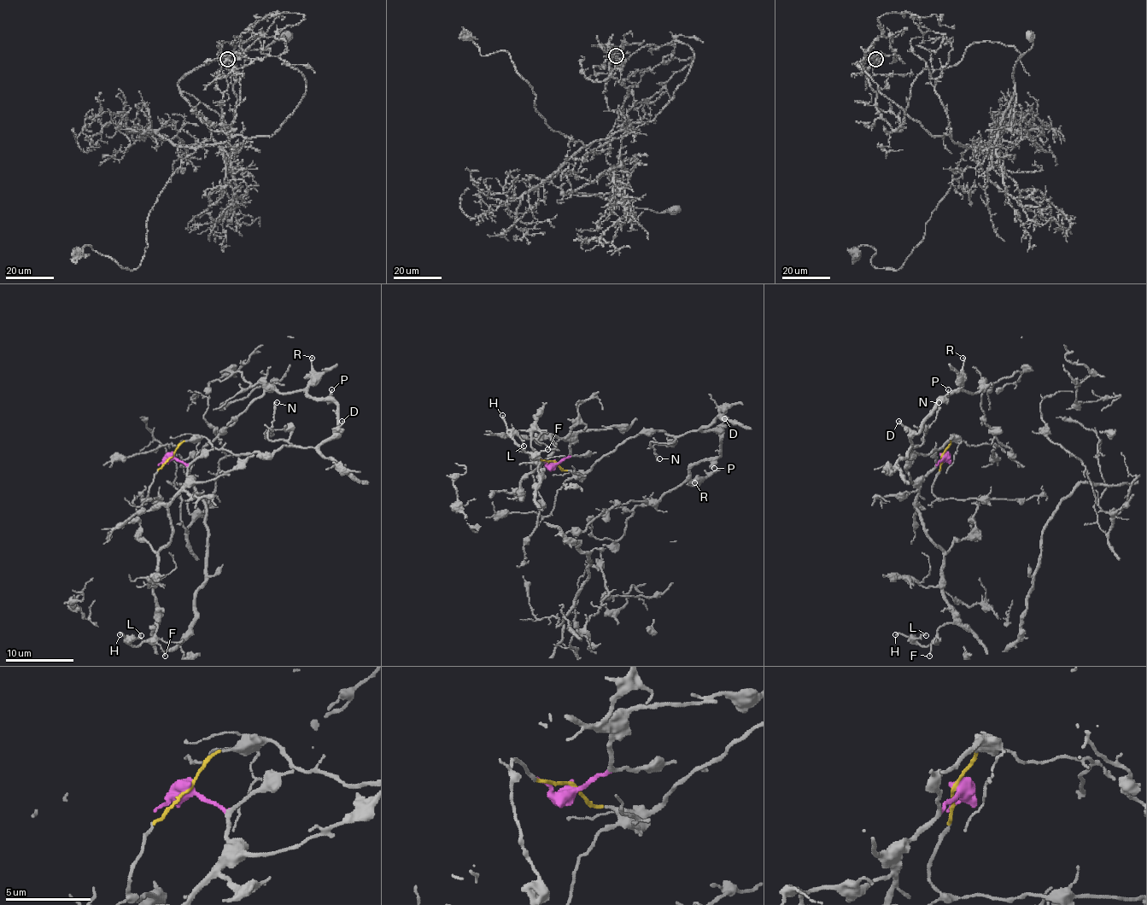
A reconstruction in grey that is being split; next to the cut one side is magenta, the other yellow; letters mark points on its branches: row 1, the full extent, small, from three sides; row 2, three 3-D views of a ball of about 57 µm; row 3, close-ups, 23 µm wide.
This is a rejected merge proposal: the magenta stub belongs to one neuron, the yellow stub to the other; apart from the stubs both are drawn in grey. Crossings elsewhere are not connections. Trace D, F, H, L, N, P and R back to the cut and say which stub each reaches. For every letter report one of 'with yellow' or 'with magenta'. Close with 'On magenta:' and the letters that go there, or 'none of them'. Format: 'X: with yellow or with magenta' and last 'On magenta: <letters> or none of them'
D: with yellow
F: with magenta
H: with magenta
L: with magenta
N: with yellow
P: with yellow
R: with yellow
On magenta: F, H, L

